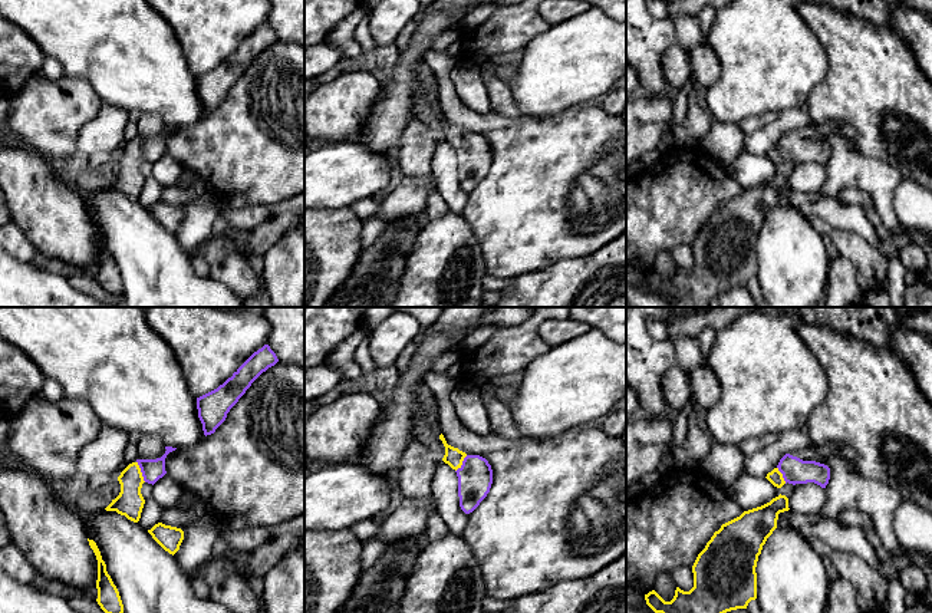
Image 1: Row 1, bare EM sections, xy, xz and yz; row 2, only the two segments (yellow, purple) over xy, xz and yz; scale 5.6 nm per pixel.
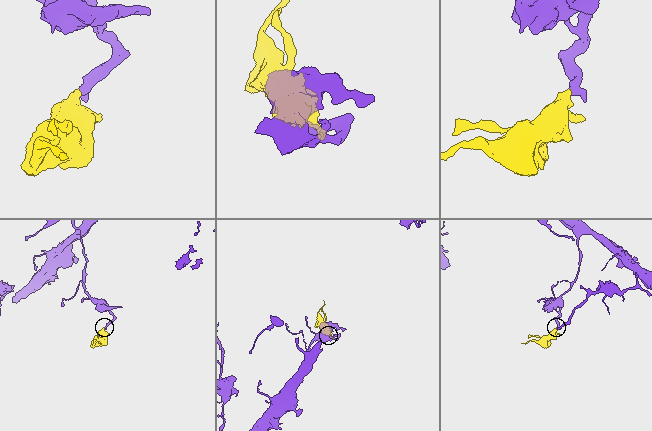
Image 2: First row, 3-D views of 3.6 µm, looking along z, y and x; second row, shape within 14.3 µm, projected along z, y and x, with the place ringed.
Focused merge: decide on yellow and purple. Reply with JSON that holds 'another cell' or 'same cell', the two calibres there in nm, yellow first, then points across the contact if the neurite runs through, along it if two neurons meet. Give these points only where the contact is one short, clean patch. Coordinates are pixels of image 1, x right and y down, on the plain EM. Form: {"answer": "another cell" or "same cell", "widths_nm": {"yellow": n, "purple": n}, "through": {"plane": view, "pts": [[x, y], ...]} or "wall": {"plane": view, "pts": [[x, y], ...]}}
{"answer": "same cell", "widths_nm": {"yellow": 160, "purple": 120}, "through": {"plane": "xy", "pts": [[129, 181], [131, 158], [140, 150], [152, 148]]}}

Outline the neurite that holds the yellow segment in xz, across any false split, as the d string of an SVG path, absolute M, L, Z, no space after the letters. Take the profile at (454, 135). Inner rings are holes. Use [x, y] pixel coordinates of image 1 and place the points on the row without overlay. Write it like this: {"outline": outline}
{"outline": "M439 113L445 125L442 139L448 142L458 155L460 185L465 192L472 191L487 175L493 162L493 148L488 139L480 134L467 134L447 122L444 113Z"}

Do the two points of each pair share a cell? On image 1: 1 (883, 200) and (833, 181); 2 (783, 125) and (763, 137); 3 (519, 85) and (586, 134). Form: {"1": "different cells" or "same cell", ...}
{"1": "same cell", "2": "same cell", "3": "different cells"}

